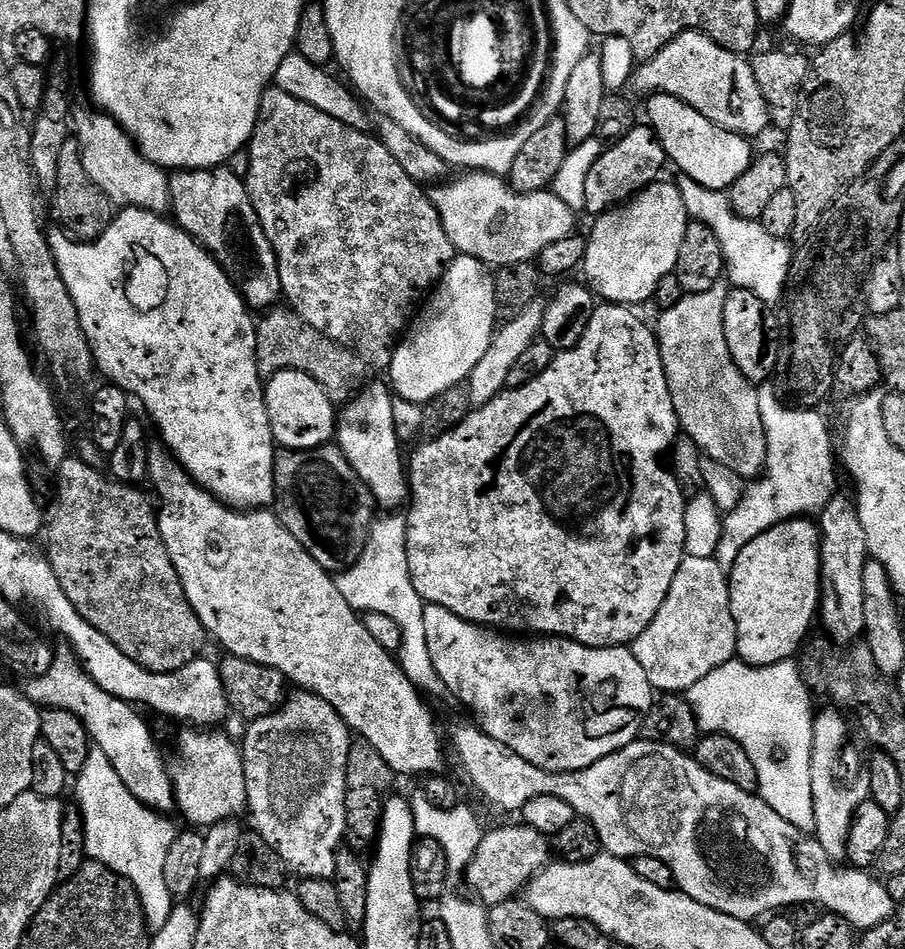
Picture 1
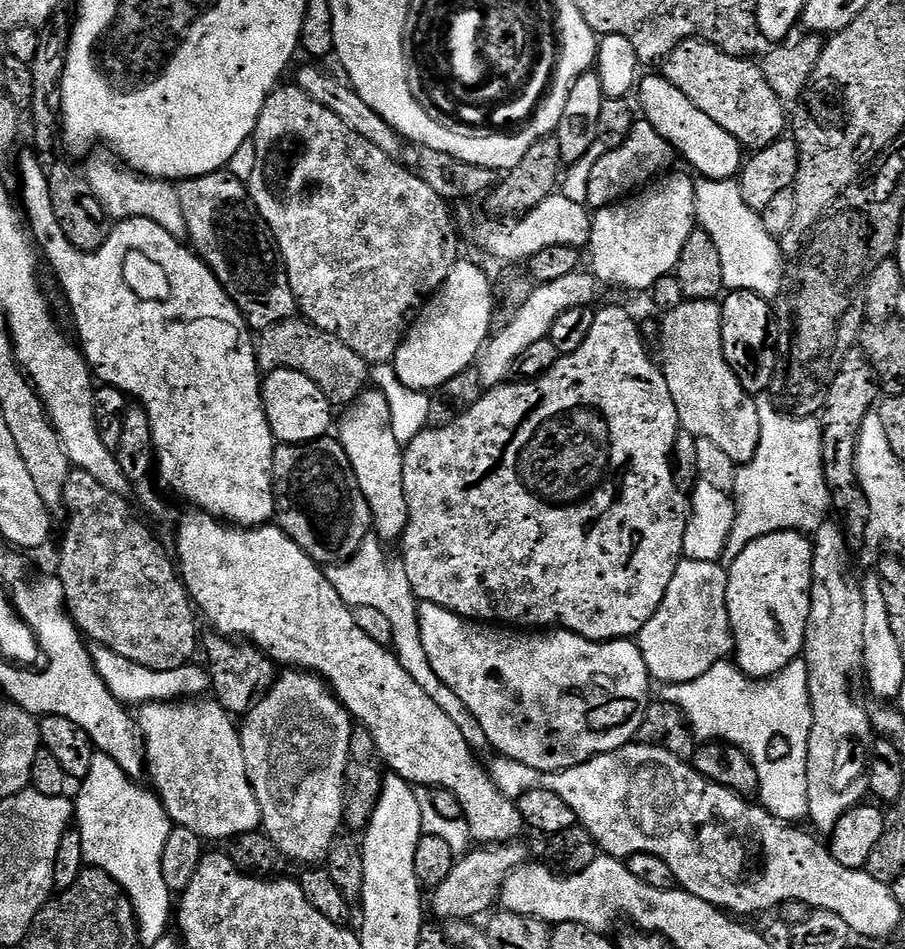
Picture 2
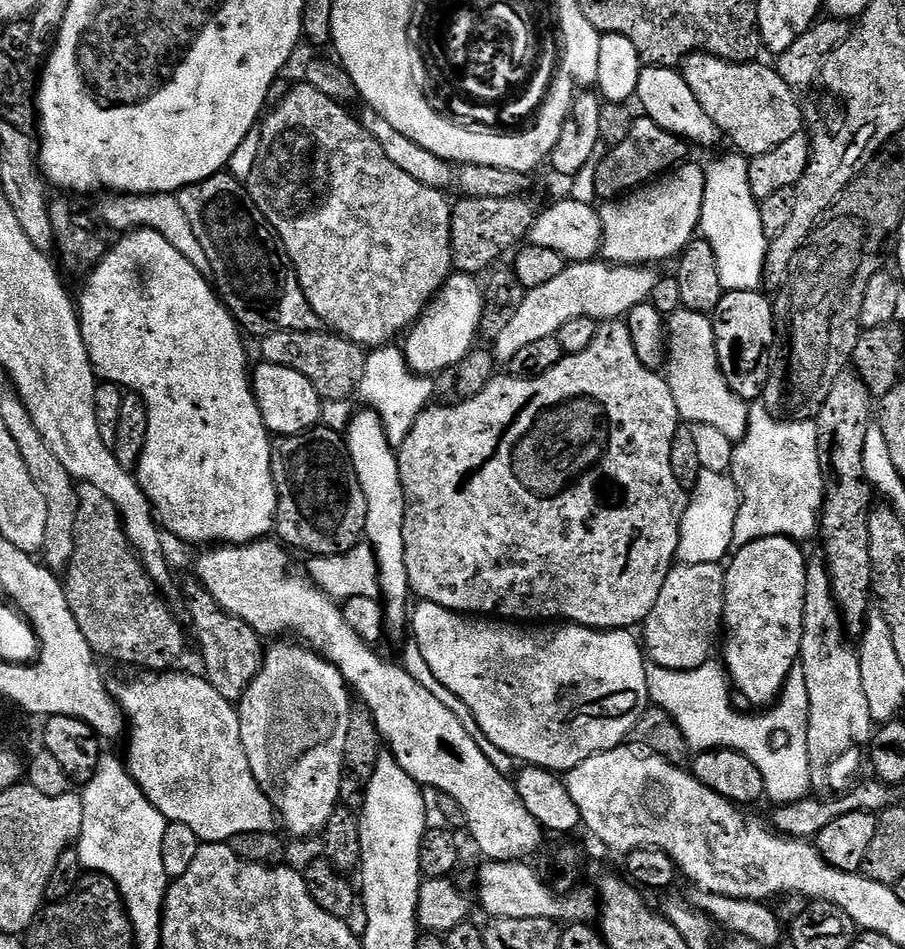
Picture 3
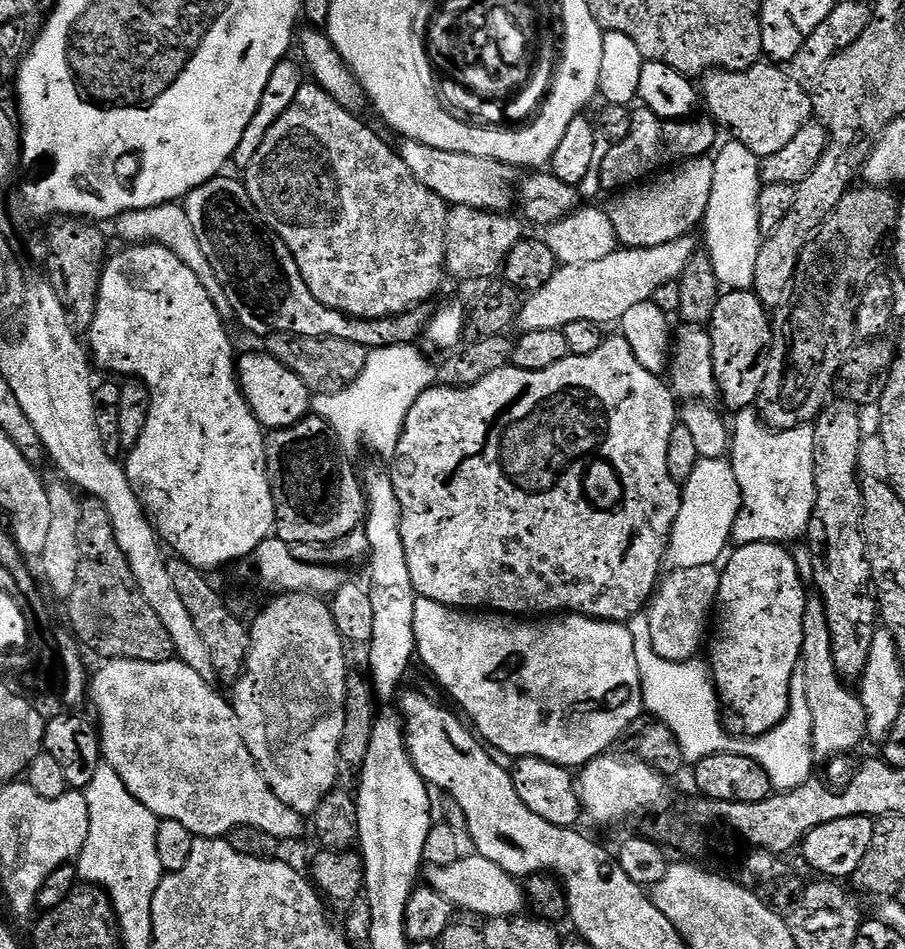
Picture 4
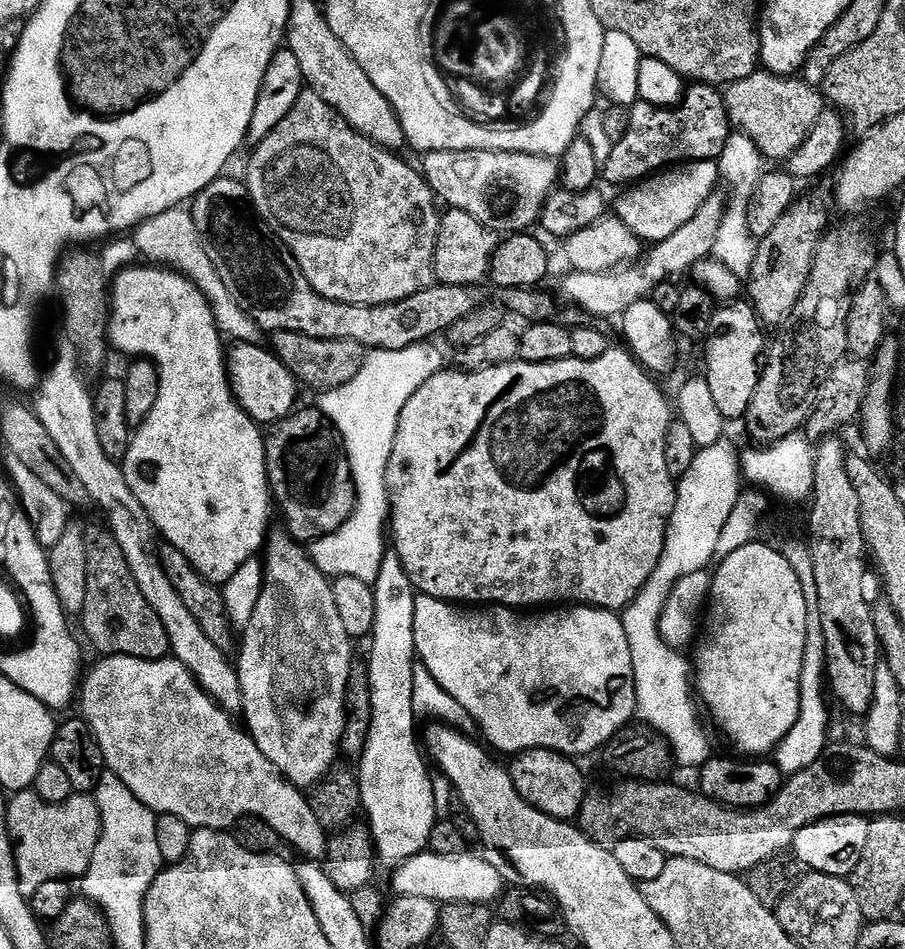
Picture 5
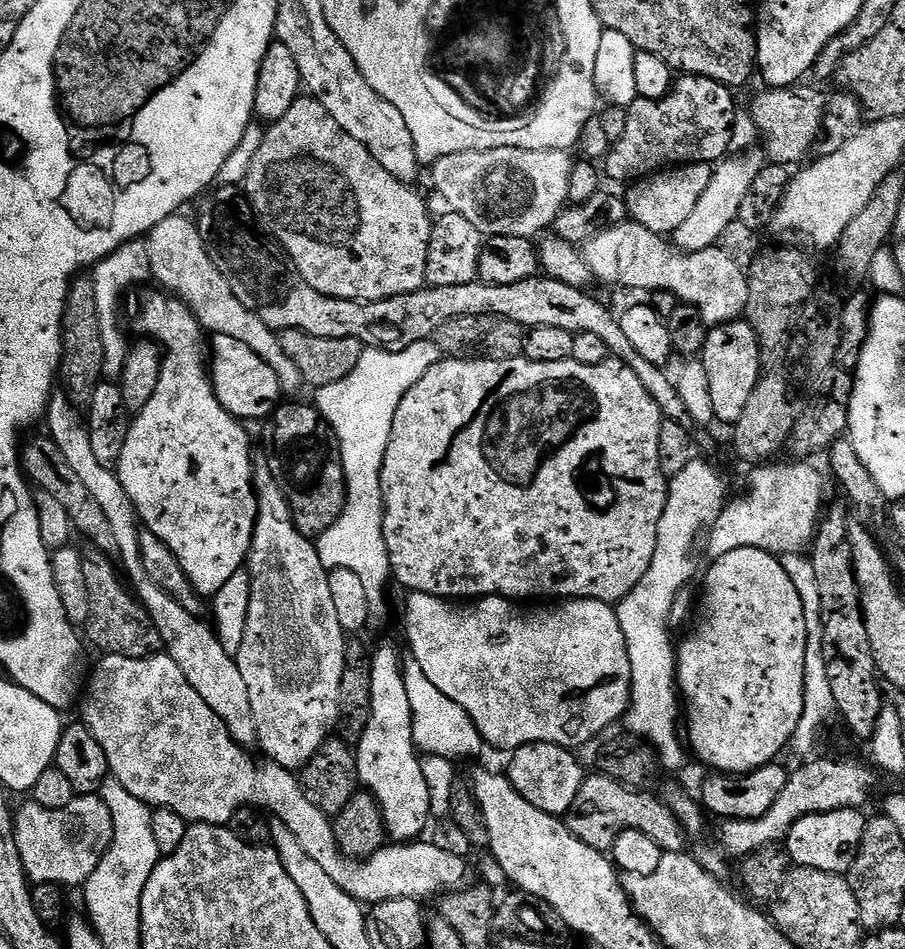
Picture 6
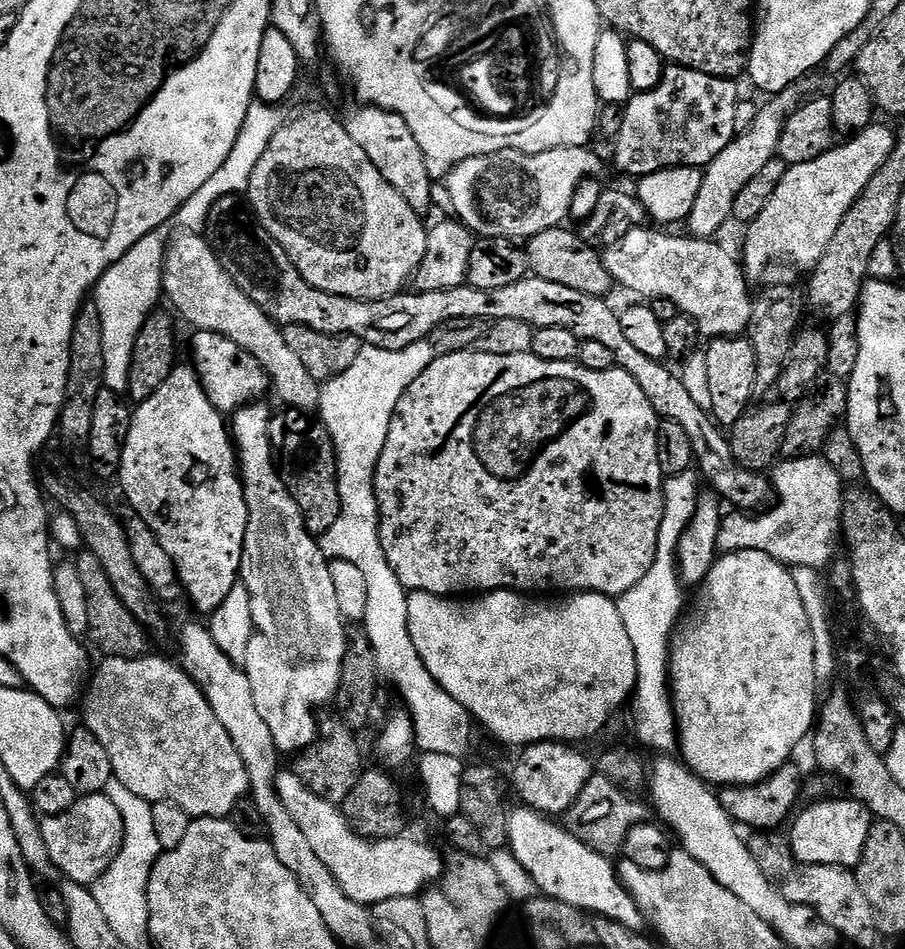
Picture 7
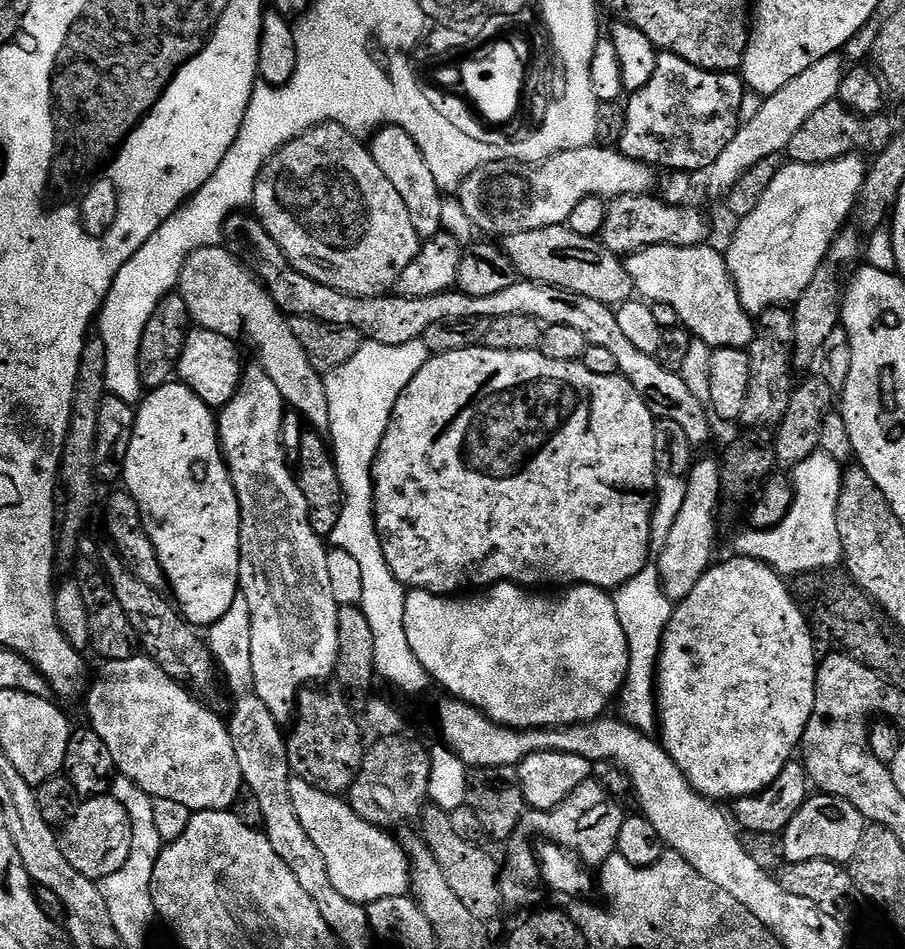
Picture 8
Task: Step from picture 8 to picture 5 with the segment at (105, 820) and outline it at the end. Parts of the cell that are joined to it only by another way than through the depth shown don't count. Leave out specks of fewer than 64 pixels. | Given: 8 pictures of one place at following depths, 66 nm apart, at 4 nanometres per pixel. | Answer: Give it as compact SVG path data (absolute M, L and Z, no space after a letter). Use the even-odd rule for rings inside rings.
M29 790L15 793L7 806L8 834L21 849L28 851L30 867L56 868L55 875L60 878L84 877L100 837L100 811L91 795L73 794L61 804L47 804Z

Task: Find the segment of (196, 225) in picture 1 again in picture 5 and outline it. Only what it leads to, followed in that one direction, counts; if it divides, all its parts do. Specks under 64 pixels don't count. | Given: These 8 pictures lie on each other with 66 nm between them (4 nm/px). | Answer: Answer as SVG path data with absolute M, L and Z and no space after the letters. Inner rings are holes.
M221 178L206 186L191 201L190 211L198 226L202 246L206 246L206 258L214 262L214 270L218 270L222 282L226 282L226 290L234 294L234 302L238 302L238 306L246 310L246 314L254 320L264 334L297 332L306 334L310 338L353 340L366 350L406 350L406 346L431 341L436 338L432 336L438 335L439 332L440 335L447 333L448 328L454 326L454 322L458 322L458 318L466 318L466 314L470 314L482 304L476 288L446 286L439 282L433 283L431 288L422 290L410 298L402 298L393 304L378 306L334 302L318 294L314 286L306 282L306 274L302 274L292 251L253 215L254 209L252 200L248 196L248 185L243 179Z

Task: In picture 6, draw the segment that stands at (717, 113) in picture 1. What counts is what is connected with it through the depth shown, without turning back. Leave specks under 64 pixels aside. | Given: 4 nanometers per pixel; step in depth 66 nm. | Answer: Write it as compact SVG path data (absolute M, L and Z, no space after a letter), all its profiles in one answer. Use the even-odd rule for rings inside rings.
M804 87L768 88L758 93L756 101L750 104L750 111L762 137L767 159L773 164L803 165L809 159L808 151L811 148L813 151L821 139L828 96L816 88Z

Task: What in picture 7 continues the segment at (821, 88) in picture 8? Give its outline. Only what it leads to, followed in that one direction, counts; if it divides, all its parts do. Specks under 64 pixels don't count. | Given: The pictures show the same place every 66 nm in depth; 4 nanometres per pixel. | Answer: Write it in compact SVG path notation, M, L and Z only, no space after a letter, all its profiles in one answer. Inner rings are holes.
M795 87L787 88L785 92L775 93L769 99L772 100L769 104L761 103L754 124L745 133L737 135L730 146L726 146L726 150L722 150L722 154L718 154L718 158L714 158L714 162L703 169L702 190L698 190L698 198L694 198L694 210L686 221L687 231L695 239L715 237L715 232L732 220L734 198L742 194L742 190L766 165L777 159L784 124L802 103L801 97L796 97L796 91Z

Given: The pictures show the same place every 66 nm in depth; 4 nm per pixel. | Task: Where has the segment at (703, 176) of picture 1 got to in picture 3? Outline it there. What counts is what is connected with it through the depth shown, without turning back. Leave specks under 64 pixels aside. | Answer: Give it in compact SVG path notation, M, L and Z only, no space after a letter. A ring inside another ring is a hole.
M641 67L635 99L640 100L644 107L643 115L647 119L658 122L662 130L681 136L689 145L712 144L716 139L721 139L720 129L706 114L706 110L702 110L698 98L694 98L694 90L690 90L683 71L676 68Z

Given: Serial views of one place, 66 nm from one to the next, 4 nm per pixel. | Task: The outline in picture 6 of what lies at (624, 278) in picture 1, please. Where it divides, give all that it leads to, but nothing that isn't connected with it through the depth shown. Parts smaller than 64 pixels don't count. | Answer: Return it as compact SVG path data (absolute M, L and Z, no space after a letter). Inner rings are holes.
M681 164L635 181L626 193L628 216L651 232L675 234L678 226L690 218L694 206L698 206L706 186L710 186L712 170L711 164Z

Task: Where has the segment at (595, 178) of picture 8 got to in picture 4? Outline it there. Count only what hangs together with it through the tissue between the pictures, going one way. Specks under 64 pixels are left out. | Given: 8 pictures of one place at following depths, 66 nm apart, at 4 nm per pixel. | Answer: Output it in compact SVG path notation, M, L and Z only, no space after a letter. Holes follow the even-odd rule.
M401 139L398 151L402 162L438 198L442 198L449 206L470 206L483 212L511 213L512 208L512 183L518 176L517 169L511 164L503 164L490 158L482 158L474 154L461 152L443 152L434 150L434 146L426 146L422 142Z

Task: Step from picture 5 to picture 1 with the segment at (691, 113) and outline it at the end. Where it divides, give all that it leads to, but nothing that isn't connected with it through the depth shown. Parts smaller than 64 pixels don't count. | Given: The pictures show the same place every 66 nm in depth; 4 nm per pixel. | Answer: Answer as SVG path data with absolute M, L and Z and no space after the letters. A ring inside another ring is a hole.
M637 126L626 133L622 139L609 143L604 153L602 151L587 165L585 182L585 206L583 211L591 214L603 214L625 202L633 199L650 184L661 179L660 171L666 165L664 148L655 132L648 126Z

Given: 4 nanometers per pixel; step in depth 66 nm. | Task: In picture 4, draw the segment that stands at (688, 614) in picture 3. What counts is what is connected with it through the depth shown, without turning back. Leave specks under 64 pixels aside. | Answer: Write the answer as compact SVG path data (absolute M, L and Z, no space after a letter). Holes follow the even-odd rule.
M716 564L693 566L691 570L674 568L659 581L646 615L650 622L650 642L654 642L654 650L658 650L662 658L683 664L691 661L703 644L705 647L718 598L720 573Z

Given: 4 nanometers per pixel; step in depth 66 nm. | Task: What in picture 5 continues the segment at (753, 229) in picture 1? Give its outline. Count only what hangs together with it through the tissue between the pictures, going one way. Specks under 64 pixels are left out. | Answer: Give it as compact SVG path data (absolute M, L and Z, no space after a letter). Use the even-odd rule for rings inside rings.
M739 130L733 131L728 136L728 145L726 150L722 150L718 161L720 166L721 181L732 191L732 197L729 195L726 200L722 226L718 226L718 238L716 239L715 259L726 266L735 276L741 278L747 277L750 266L754 262L757 241L753 240L748 225L748 203L752 201L754 190L758 186L760 177L766 168L766 161L761 156L758 146L747 134Z

